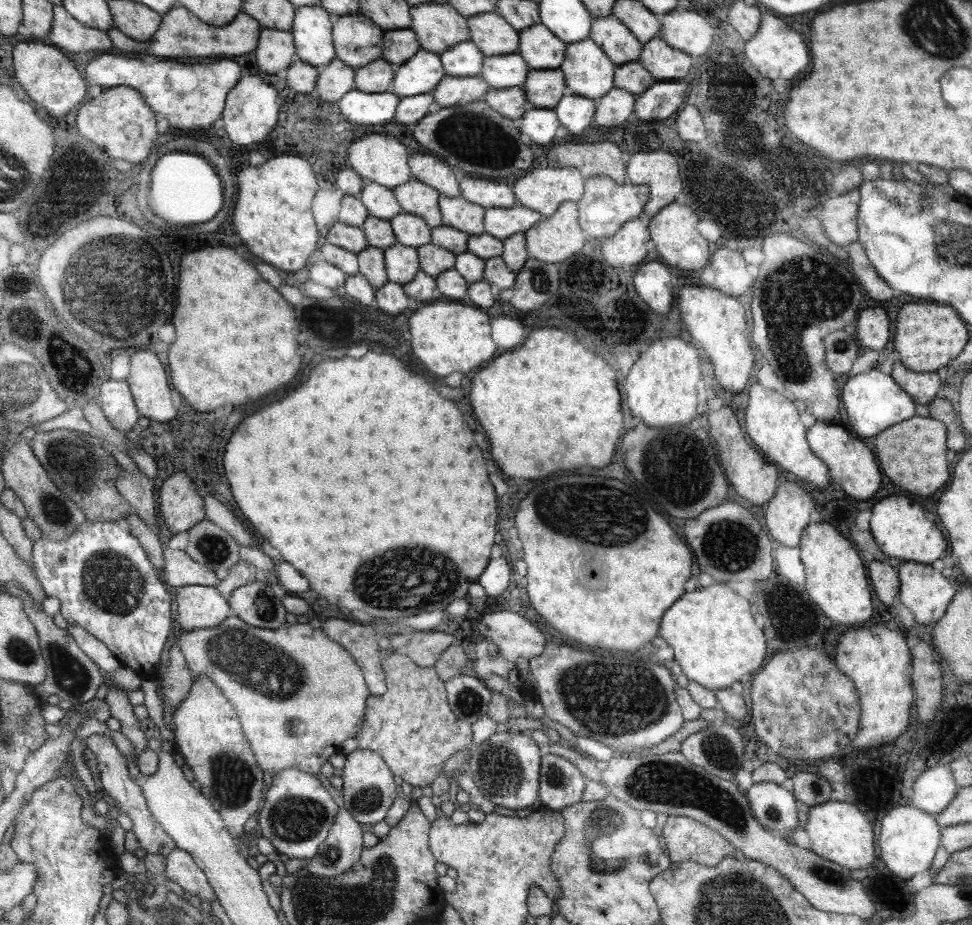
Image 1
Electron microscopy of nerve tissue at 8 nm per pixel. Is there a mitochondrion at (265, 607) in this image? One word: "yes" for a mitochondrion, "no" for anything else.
yes

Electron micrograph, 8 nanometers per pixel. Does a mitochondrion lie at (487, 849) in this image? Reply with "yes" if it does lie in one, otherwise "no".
no

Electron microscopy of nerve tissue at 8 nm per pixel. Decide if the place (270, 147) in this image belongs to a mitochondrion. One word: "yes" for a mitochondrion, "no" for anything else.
no

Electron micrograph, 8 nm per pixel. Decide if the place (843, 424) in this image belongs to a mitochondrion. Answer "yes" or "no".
no

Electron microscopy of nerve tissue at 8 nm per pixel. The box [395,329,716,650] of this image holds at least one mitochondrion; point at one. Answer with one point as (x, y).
(610, 536)

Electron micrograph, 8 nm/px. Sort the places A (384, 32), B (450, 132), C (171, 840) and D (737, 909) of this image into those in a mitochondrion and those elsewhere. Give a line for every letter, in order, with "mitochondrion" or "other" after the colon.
A: other
B: mitochondrion
C: other
D: mitochondrion

